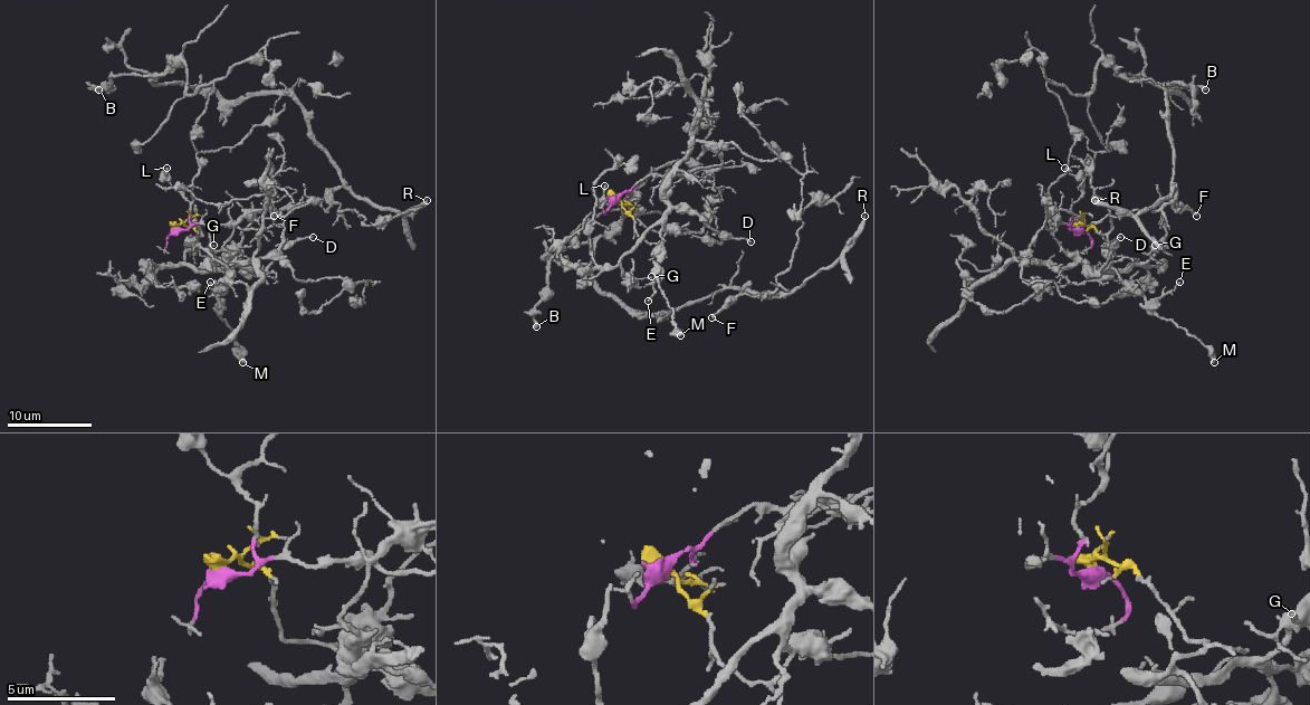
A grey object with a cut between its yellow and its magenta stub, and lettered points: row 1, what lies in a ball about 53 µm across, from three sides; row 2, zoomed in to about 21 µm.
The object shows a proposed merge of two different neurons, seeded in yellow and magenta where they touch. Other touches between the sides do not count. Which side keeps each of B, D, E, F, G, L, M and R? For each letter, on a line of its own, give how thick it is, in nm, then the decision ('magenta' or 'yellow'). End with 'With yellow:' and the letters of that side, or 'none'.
B: 320 nm | magenta
D: 160 nm | yellow
E: 120 nm | yellow
F: 170 nm | magenta
G: 130 nm | yellow
L: 160 nm | magenta
M: 480 nm | yellow
R: 280 nm | magenta
With yellow: D, E, G, M

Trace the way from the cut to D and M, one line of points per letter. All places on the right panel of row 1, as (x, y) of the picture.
D: (1079, 228), (1079, 224), (1091, 226), (1121, 257), (1106, 267), (1087, 266), (1091, 272), (1108, 257), (1121, 236)
M: (1079, 228), (1079, 224), (1091, 226), (1110, 250), (1121, 257), (1110, 264), (1157, 314), (1191, 333), (1214, 363)

